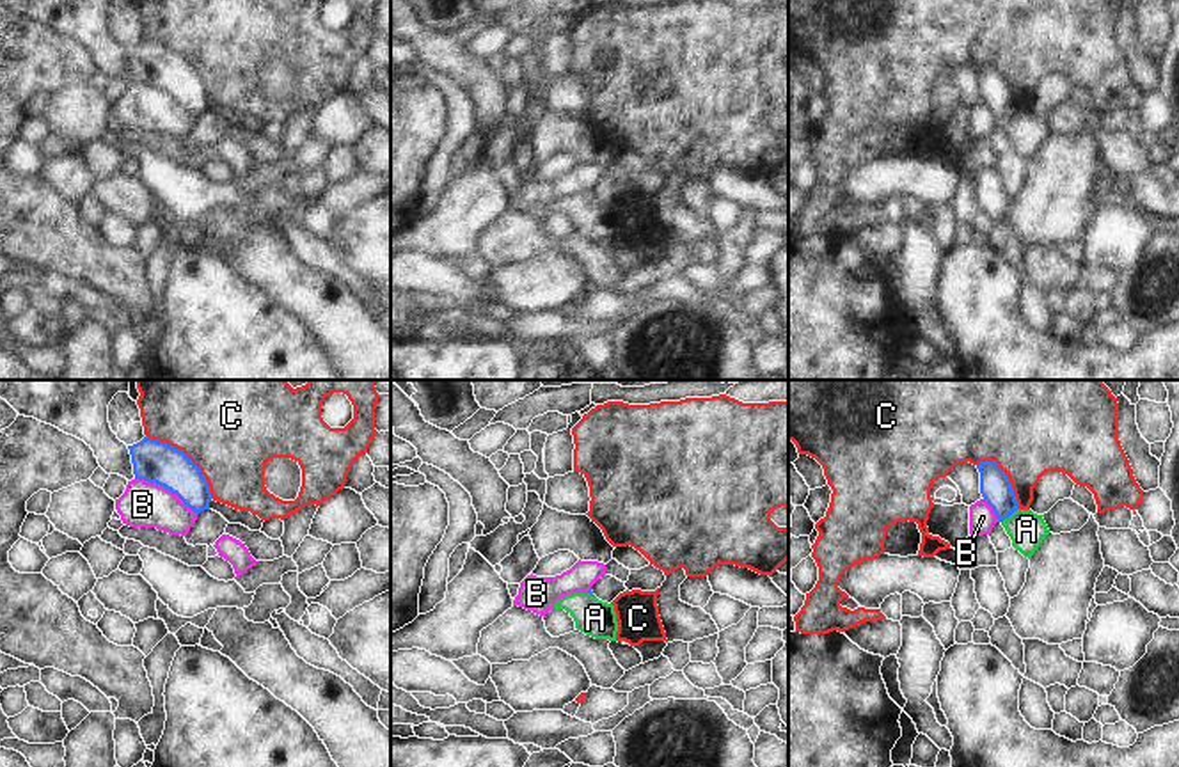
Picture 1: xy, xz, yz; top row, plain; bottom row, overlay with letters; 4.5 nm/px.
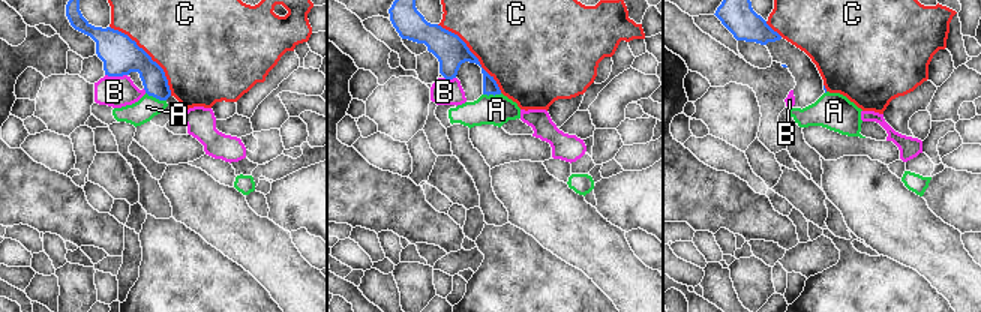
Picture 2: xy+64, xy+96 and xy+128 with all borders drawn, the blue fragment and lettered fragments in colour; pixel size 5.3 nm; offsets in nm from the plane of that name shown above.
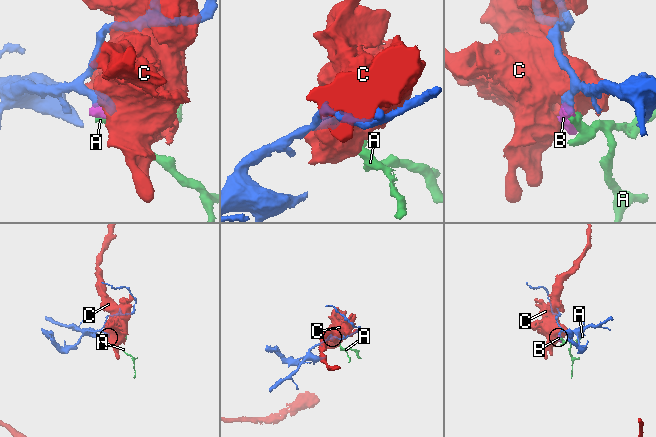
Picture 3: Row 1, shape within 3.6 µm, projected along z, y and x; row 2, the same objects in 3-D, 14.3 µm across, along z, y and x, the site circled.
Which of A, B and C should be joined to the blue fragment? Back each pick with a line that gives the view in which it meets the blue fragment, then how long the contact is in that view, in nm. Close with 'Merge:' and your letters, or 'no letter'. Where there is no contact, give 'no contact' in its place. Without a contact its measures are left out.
Merge: no letter

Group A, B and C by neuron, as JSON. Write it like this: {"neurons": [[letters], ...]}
{"neurons": [["A"], ["B"], ["C"]]}

